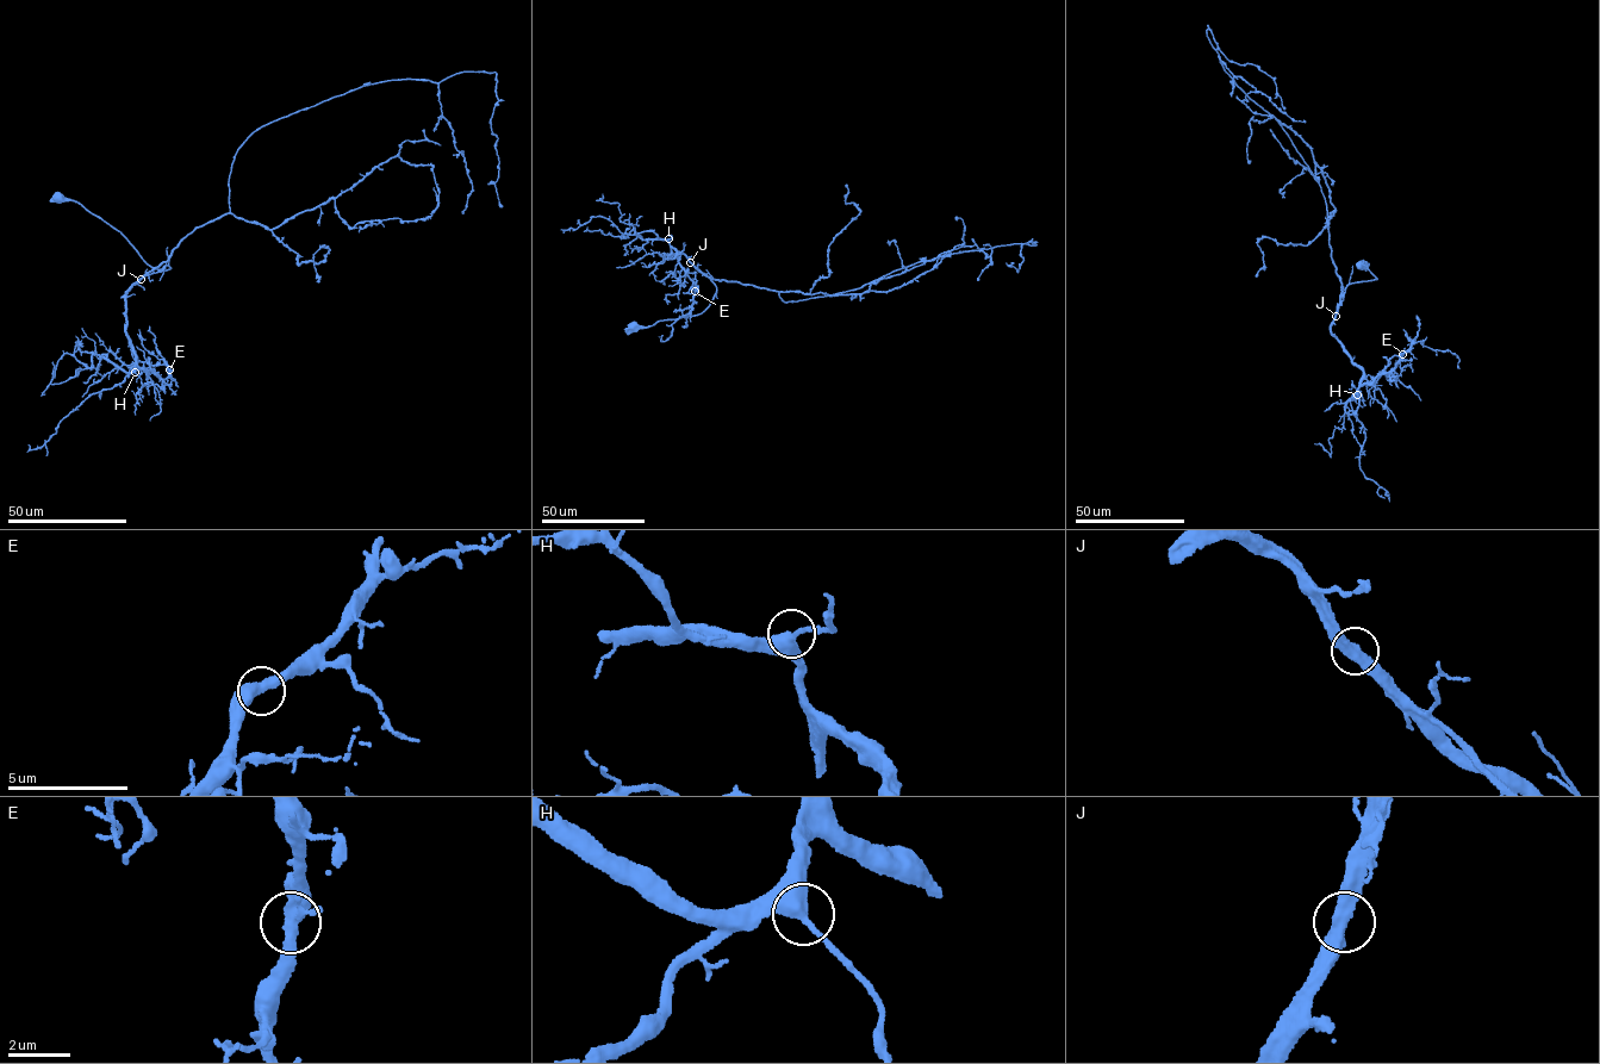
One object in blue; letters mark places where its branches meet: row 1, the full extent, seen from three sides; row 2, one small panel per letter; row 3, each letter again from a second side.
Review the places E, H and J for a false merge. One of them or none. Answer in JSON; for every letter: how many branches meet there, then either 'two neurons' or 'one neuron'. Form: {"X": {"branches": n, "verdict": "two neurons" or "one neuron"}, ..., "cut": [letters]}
{"E": {"branches": 2, "verdict": "one neuron"}, "H": {"branches": 2, "verdict": "one neuron"}, "J": {"branches": 2, "verdict": "one neuron"}, "cut": []}

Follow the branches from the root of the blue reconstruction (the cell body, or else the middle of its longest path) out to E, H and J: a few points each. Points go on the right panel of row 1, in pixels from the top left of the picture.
E: (1362, 263), (1363, 260), (1377, 279), (1348, 284), (1331, 333), (1362, 368), (1362, 385), (1393, 369), (1402, 354)
H: (1362, 263), (1363, 260), (1362, 265), (1377, 279), (1348, 284), (1331, 327), (1350, 360), (1362, 371), (1357, 394)
J: (1362, 263), (1363, 260), (1362, 265), (1377, 279), (1348, 284), (1336, 316)

